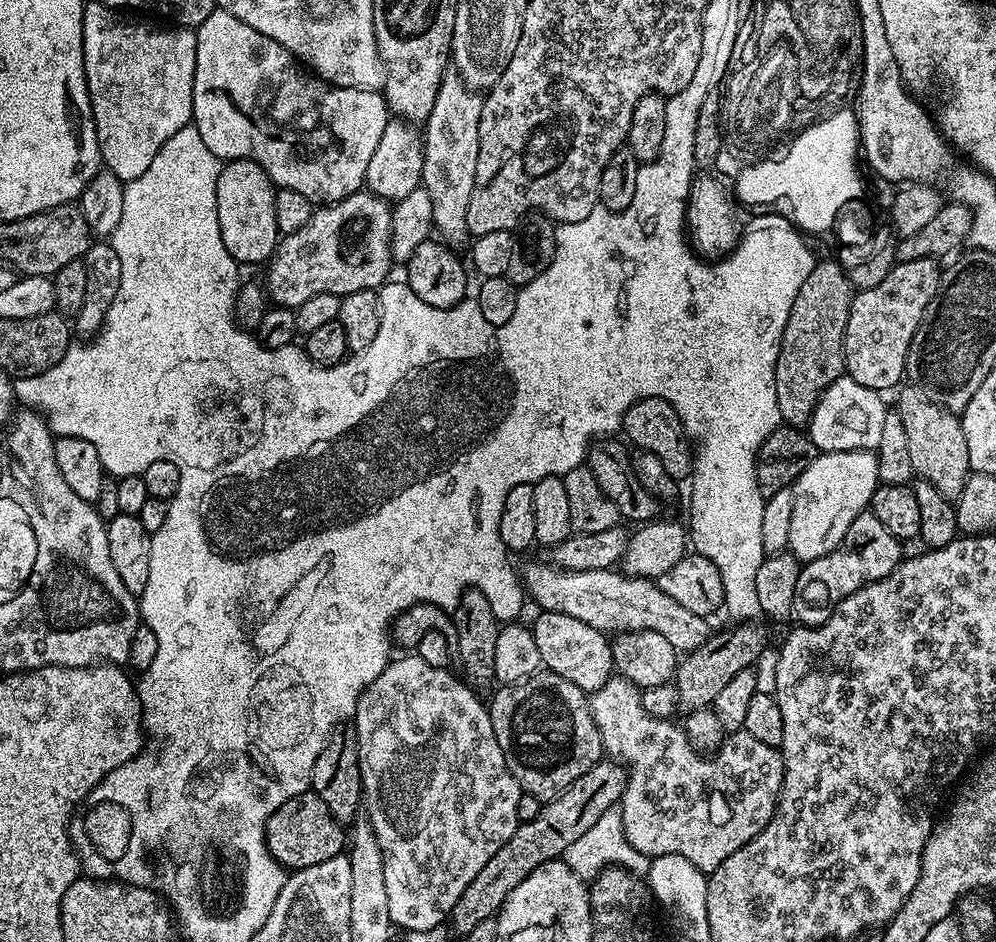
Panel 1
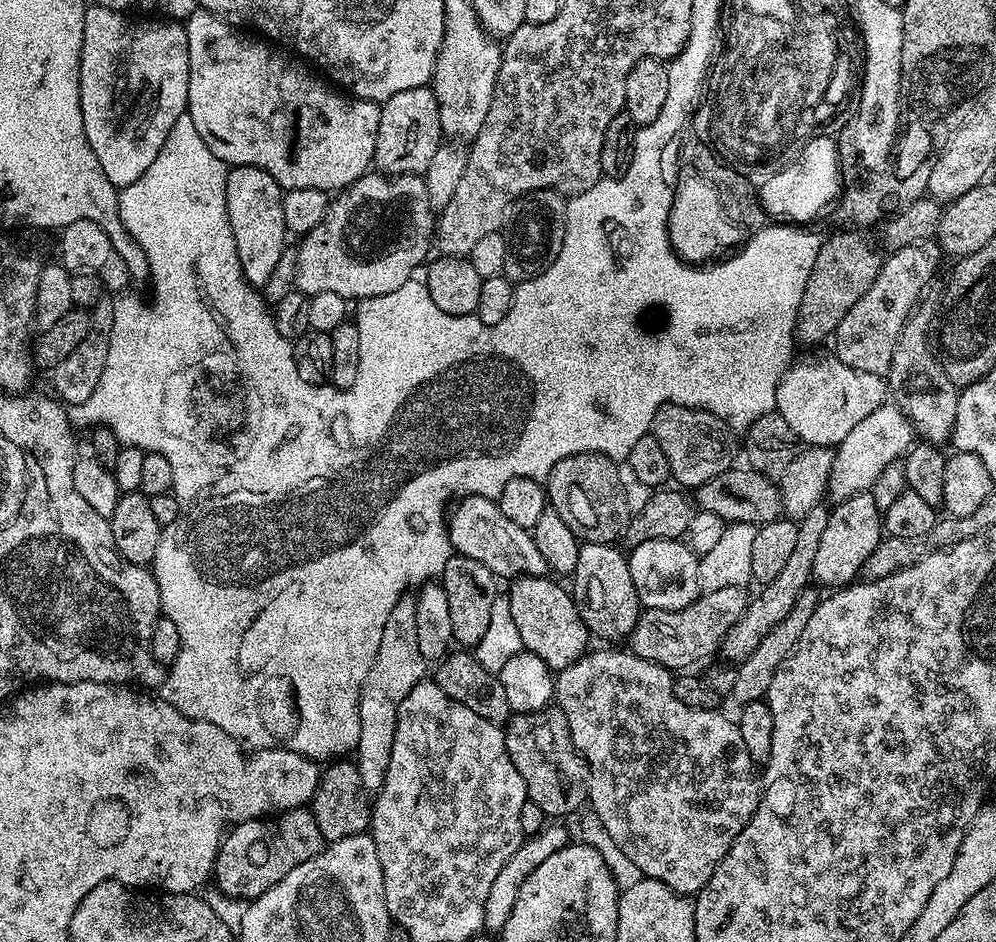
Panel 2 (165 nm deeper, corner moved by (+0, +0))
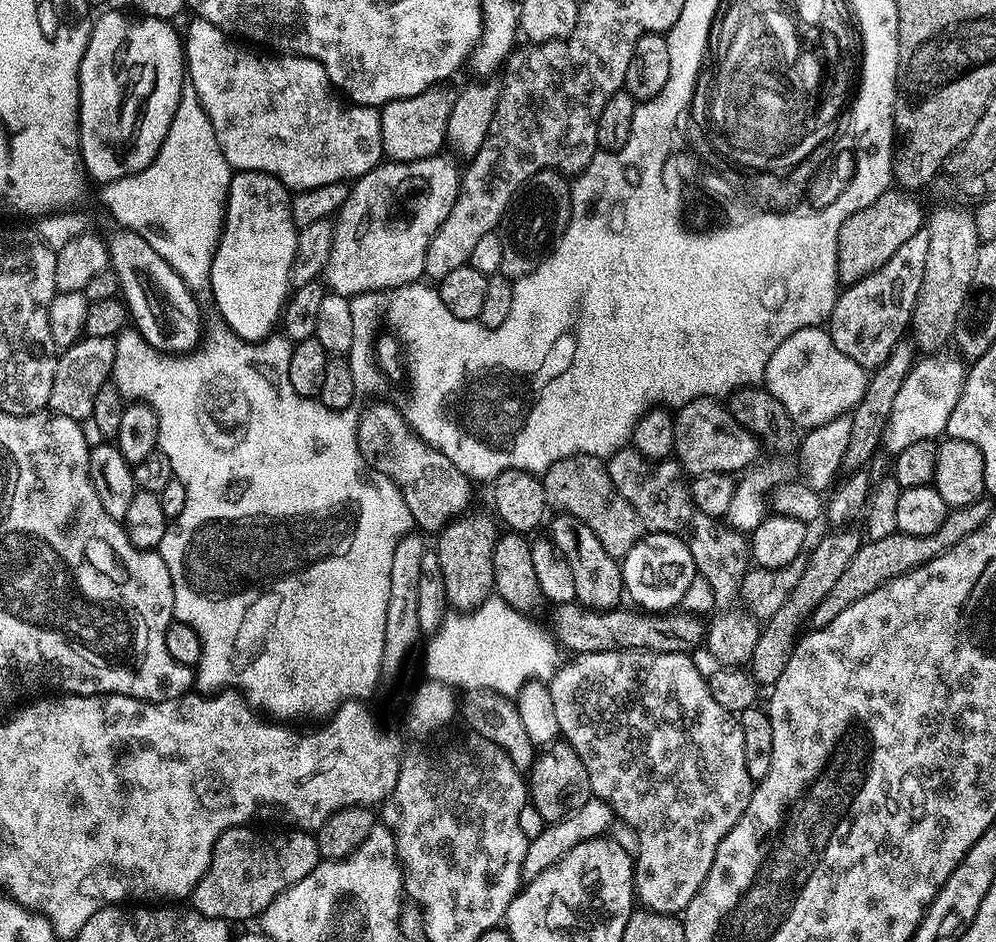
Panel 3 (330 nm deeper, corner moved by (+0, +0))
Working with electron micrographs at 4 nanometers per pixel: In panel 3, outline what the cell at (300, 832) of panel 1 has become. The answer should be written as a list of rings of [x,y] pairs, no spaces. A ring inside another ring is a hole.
[[[241,826],[223,832],[214,842],[208,869],[192,888],[190,904],[194,911],[206,918],[218,918],[229,922],[248,920],[251,916],[256,918],[268,909],[270,902],[274,902],[278,894],[294,886],[294,882],[302,882],[302,878],[306,878],[306,874],[310,874],[310,870],[314,870],[314,866],[321,863],[318,842],[311,832],[287,831],[267,836],[264,832],[255,832],[252,826]]]

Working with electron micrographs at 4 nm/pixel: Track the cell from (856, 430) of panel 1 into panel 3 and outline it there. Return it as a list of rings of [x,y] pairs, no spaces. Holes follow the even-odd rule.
[[[818,327],[790,334],[790,338],[770,354],[762,384],[786,406],[786,414],[790,414],[797,429],[807,430],[851,413],[866,390],[868,378],[866,369],[858,366],[854,358],[846,358],[846,354],[834,346],[829,332]]]

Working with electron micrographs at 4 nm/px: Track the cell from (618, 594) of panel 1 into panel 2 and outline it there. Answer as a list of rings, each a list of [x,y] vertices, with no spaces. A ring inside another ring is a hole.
[[[465,496],[456,509],[451,509],[446,520],[448,540],[459,555],[474,558],[486,566],[497,578],[519,578],[521,576],[543,576],[548,564],[542,558],[531,531],[510,522],[502,514],[499,503],[491,496]]]

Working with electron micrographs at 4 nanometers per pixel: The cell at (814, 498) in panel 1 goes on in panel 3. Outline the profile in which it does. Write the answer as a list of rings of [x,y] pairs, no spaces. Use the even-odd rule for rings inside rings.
[[[928,354],[928,357],[917,359],[912,365],[910,374],[906,374],[906,382],[902,382],[902,390],[898,390],[898,398],[894,398],[894,410],[888,419],[884,431],[883,447],[889,448],[892,454],[906,450],[913,442],[936,440],[945,435],[944,427],[950,422],[950,410],[958,402],[964,389],[966,364],[959,355],[940,356],[944,354]]]

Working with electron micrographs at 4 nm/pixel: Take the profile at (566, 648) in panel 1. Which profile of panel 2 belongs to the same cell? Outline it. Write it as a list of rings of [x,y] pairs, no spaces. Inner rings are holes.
[[[521,576],[511,581],[512,589],[506,595],[510,602],[511,617],[518,626],[523,651],[533,652],[542,658],[545,666],[559,670],[570,666],[589,651],[590,633],[578,614],[576,604],[572,601],[571,591],[564,588],[555,579],[543,576]]]

